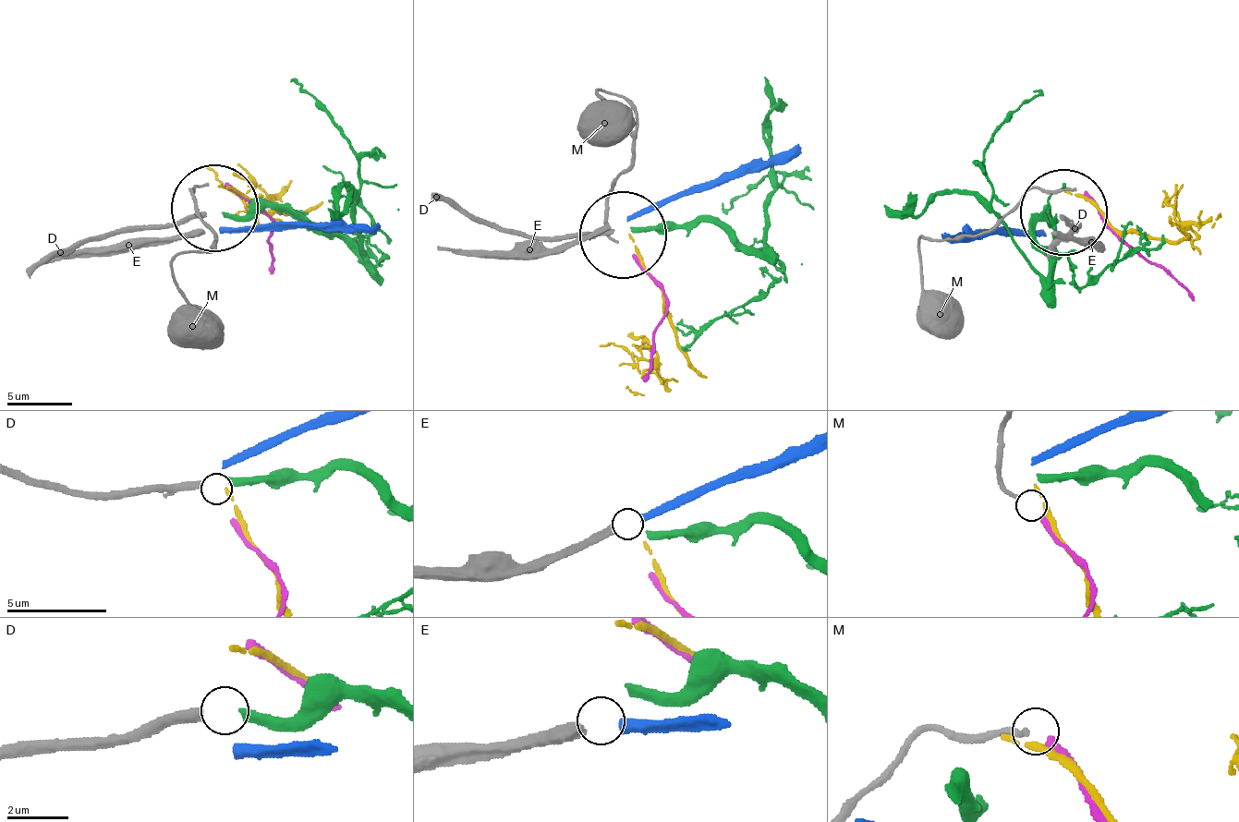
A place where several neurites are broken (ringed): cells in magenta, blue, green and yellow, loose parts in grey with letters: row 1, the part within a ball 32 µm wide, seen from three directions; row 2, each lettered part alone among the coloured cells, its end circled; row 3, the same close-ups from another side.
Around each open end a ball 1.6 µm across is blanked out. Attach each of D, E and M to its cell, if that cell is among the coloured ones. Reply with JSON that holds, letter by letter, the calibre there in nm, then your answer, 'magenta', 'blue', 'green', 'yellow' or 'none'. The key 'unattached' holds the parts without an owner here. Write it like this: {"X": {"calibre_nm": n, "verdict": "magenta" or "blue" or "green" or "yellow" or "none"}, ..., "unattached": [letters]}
{"D": {"calibre_nm": 340, "verdict": "green"}, "E": {"calibre_nm": 400, "verdict": "blue"}, "M": {"calibre_nm": 180, "verdict": "magenta"}, "unattached": []}

